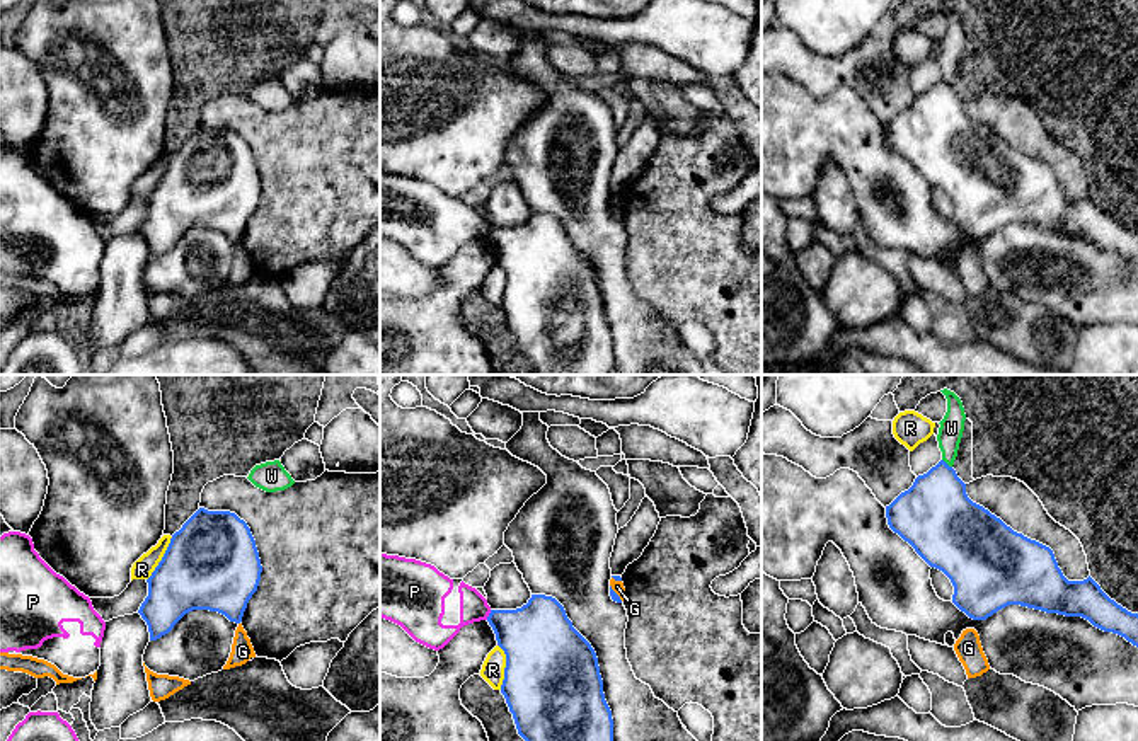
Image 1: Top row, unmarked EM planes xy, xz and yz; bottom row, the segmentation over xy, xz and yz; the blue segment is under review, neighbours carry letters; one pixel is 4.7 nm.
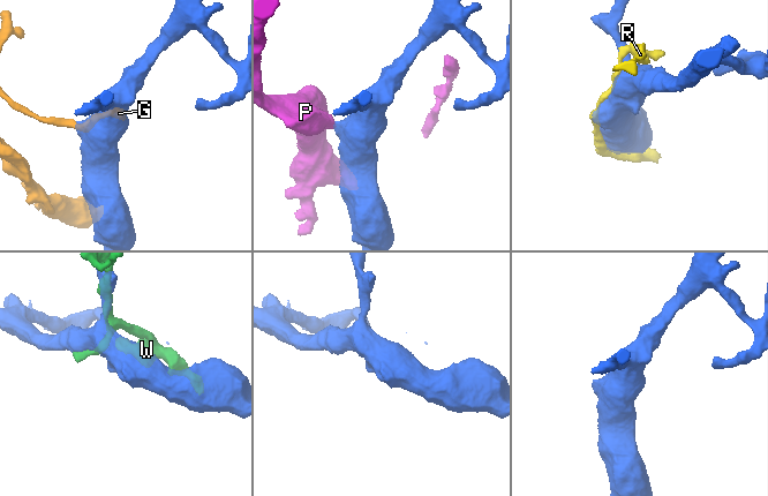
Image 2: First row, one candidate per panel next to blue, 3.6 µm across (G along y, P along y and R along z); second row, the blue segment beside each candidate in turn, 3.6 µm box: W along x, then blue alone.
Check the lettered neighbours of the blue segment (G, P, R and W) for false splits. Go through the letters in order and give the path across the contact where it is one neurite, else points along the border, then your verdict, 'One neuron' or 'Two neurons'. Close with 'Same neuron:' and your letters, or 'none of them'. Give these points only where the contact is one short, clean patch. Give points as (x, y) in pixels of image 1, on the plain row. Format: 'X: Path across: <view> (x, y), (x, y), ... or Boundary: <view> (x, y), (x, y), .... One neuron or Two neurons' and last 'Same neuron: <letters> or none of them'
G: Two neurons
P: Two neurons
R: Two neurons
W: Two neurons
Same neuron: none of them

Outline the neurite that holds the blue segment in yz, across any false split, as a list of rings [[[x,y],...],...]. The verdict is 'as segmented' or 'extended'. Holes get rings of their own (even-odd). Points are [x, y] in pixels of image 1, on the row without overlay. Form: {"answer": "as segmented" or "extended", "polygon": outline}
{"answer": "as segmented", "polygon": [[[940,78],[913,104],[886,124],[889,146],[908,160],[930,184],[942,189],[954,204],[952,221],[973,238],[986,238],[1009,223],[1046,232],[1082,235],[1094,245],[1124,256],[1138,266],[1138,232],[1111,218],[1089,194],[1068,199],[1049,165],[1014,150],[1000,136],[973,121],[956,89]]]}

